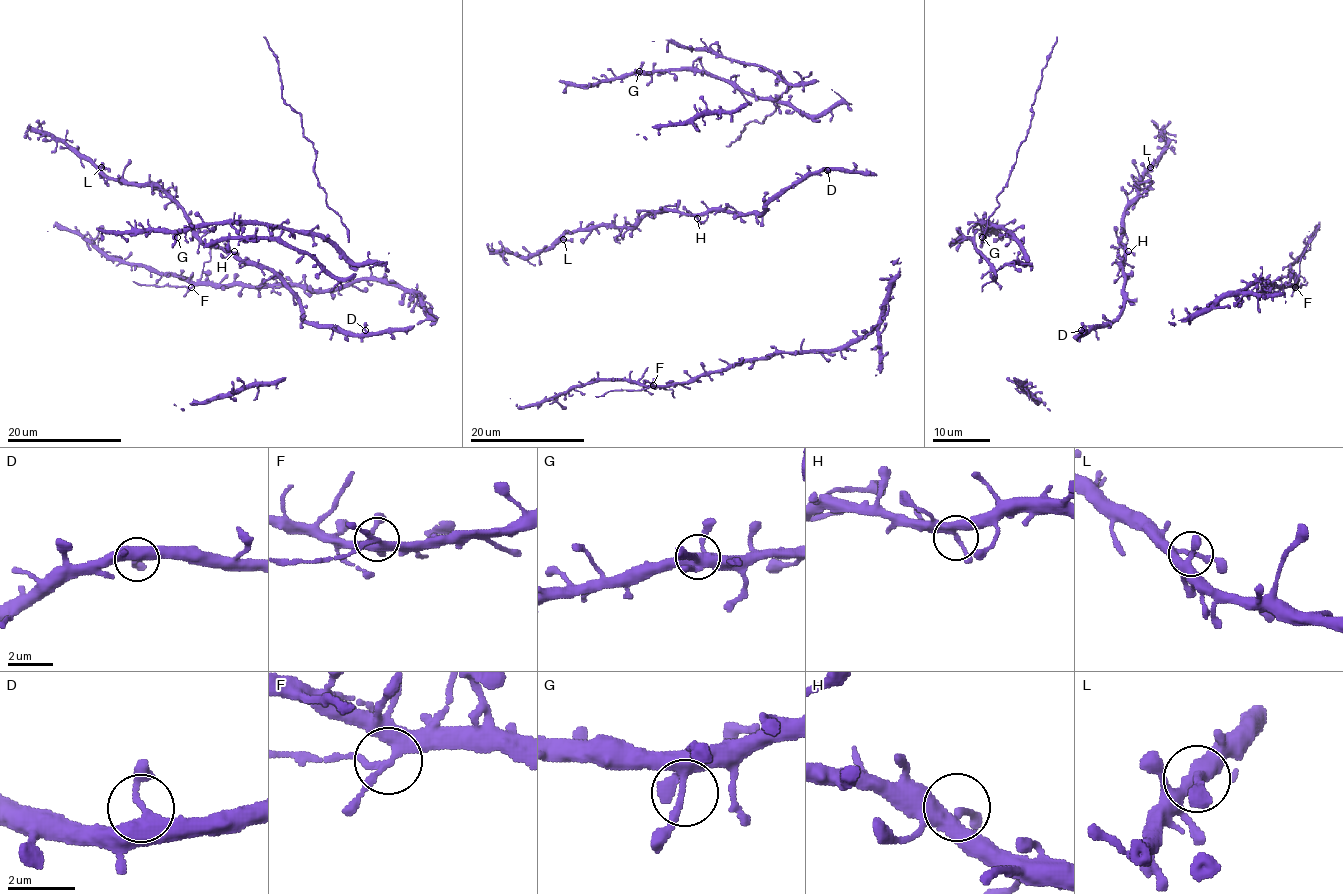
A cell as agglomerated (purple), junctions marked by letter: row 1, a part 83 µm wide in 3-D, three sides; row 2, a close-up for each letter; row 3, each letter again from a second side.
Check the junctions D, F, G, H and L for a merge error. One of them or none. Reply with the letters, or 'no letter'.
F

